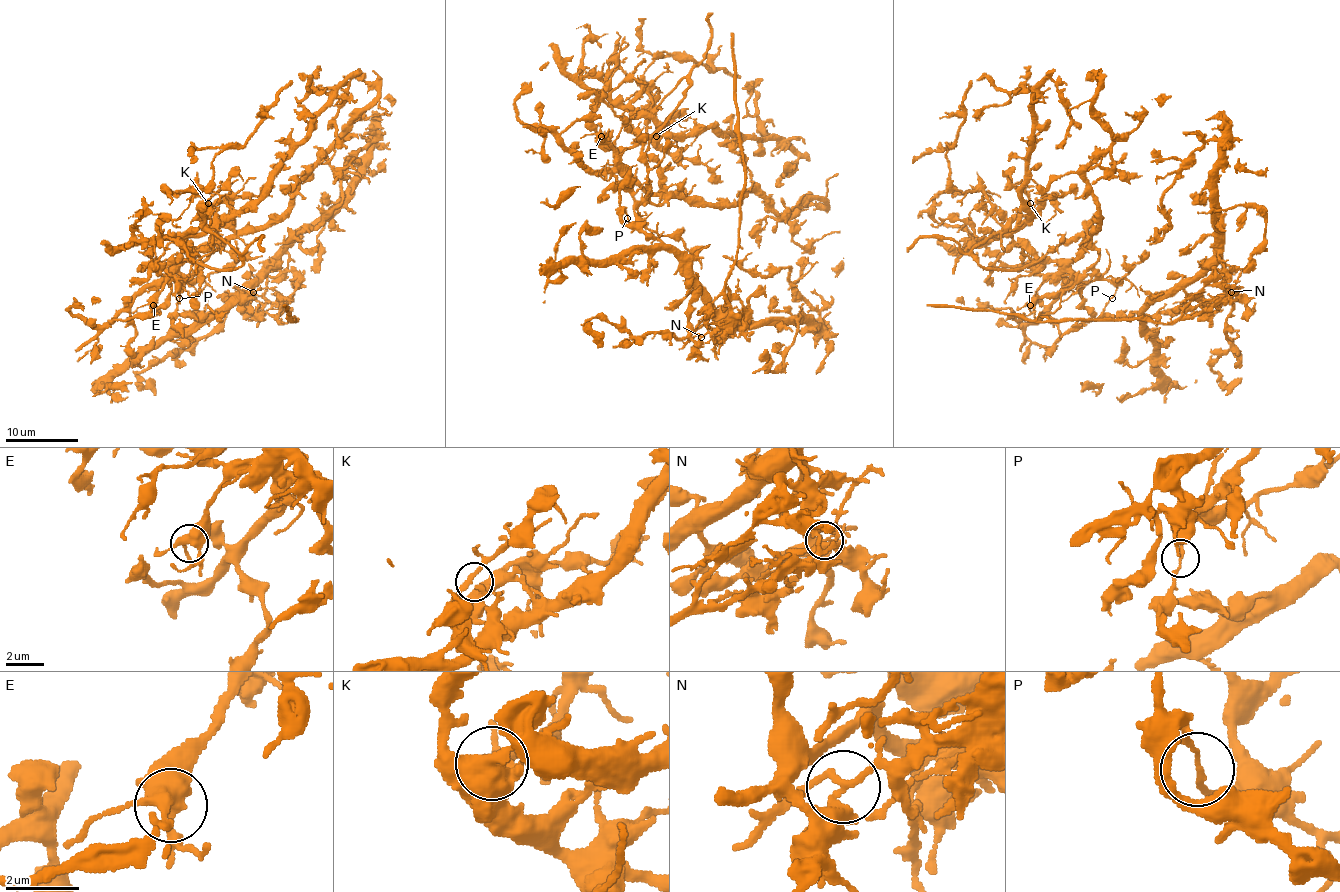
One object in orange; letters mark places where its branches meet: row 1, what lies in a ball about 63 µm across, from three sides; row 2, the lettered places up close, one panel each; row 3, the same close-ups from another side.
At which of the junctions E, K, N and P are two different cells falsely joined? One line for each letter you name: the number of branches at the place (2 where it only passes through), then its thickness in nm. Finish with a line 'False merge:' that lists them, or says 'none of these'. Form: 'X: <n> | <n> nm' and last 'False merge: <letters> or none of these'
N: 5 | 240 nm
P: 2 | 110 nm
False merge: N, P

